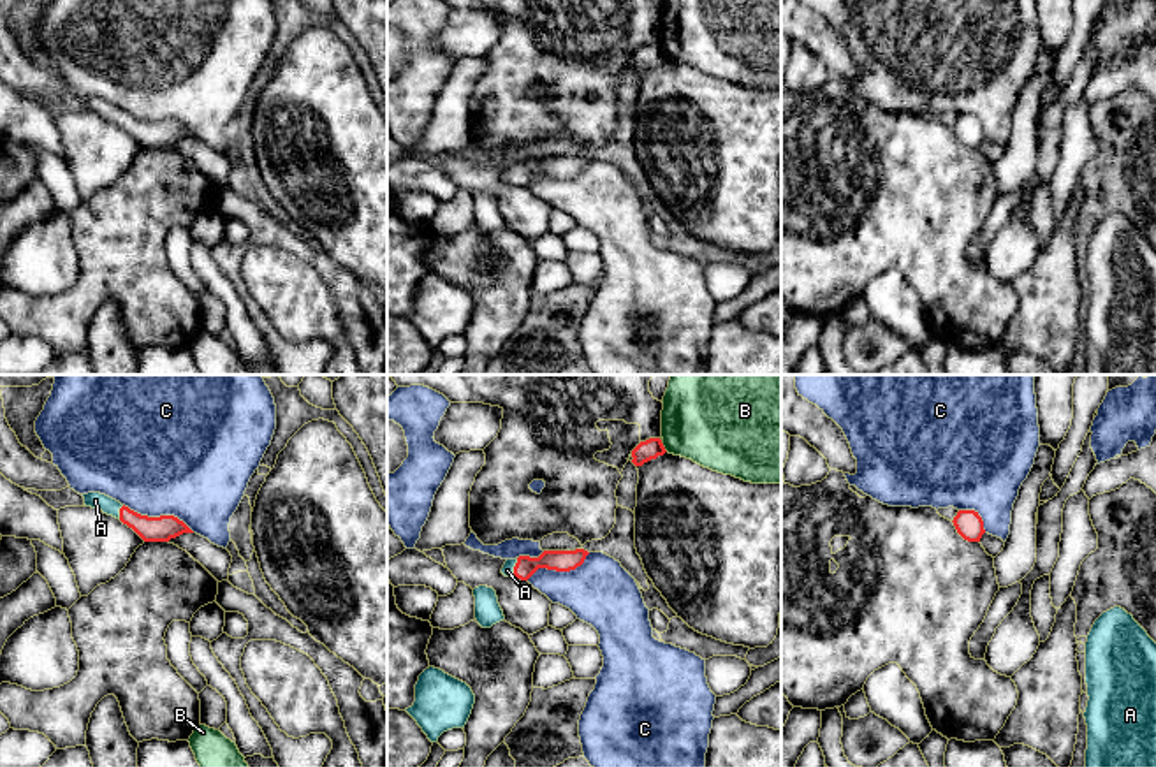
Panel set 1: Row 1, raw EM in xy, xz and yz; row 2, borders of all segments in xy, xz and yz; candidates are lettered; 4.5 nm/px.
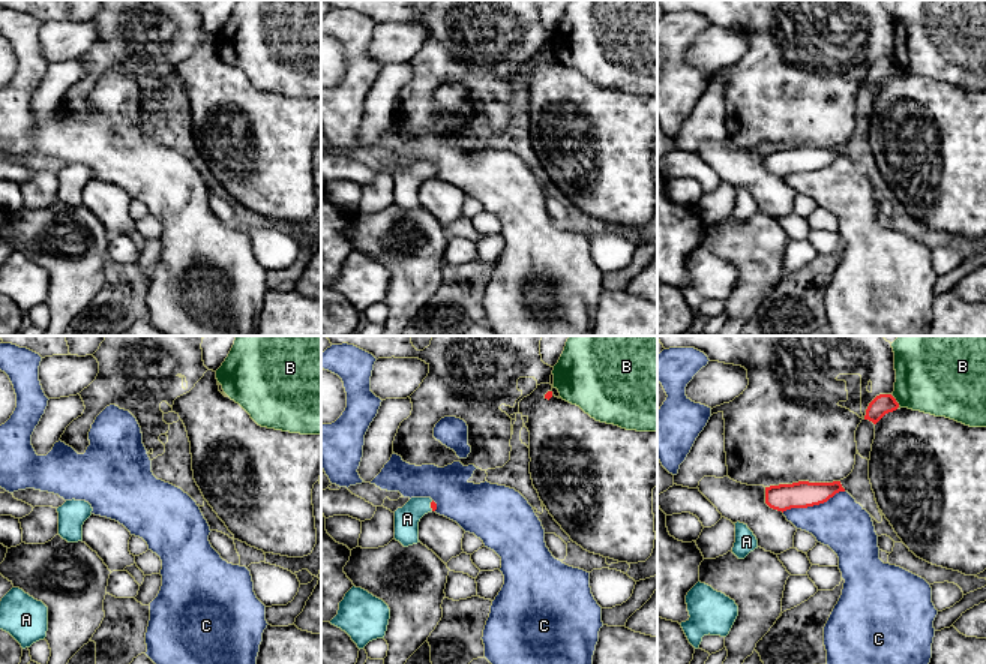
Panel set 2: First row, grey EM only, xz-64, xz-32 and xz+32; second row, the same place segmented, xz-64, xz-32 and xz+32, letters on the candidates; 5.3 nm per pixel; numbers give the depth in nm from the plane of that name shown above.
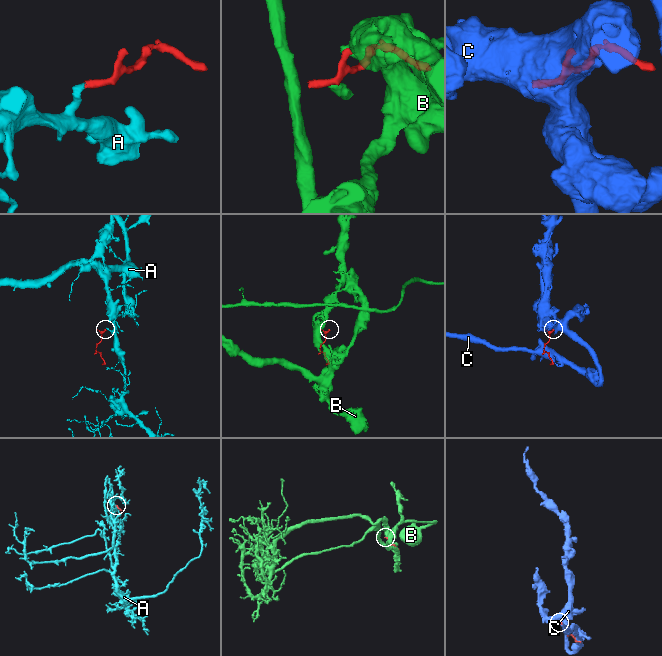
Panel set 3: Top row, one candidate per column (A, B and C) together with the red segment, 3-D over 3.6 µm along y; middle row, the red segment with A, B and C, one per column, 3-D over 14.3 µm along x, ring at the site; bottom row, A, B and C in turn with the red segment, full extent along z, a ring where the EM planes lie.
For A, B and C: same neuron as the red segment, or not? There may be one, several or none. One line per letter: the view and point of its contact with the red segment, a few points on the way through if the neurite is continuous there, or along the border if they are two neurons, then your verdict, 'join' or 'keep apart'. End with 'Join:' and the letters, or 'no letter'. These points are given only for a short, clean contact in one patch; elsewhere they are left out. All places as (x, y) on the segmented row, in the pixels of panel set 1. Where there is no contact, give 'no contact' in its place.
A: xz (514, 567) | across xz (553, 560), (514, 567), (507, 570) | join
B: xz (664, 447) | keep apart
C: xy (160, 516) | keep apart
Join: A

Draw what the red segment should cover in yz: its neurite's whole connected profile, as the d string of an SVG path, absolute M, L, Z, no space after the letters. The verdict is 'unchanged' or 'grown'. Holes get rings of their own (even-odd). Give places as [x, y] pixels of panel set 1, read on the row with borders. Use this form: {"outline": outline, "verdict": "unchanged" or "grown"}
{"outline": "M959 510L952 522L957 533L968 542L980 542L985 533L984 521L975 510Z", "verdict": "unchanged"}

